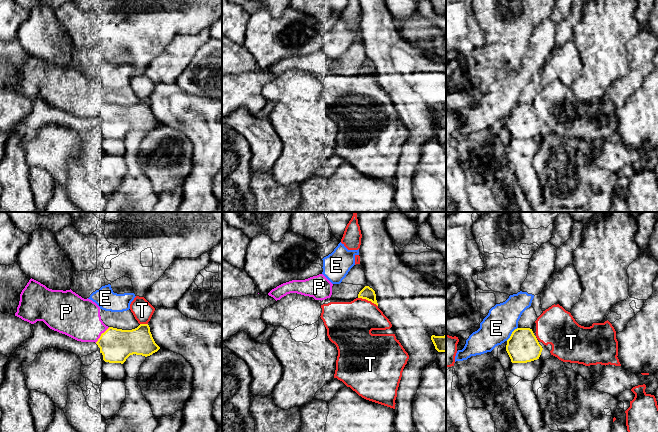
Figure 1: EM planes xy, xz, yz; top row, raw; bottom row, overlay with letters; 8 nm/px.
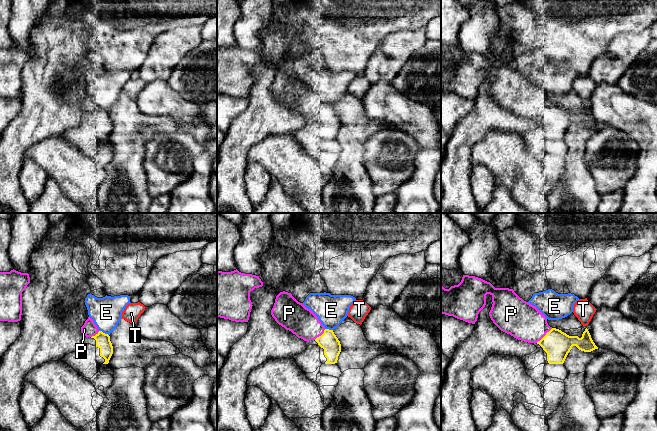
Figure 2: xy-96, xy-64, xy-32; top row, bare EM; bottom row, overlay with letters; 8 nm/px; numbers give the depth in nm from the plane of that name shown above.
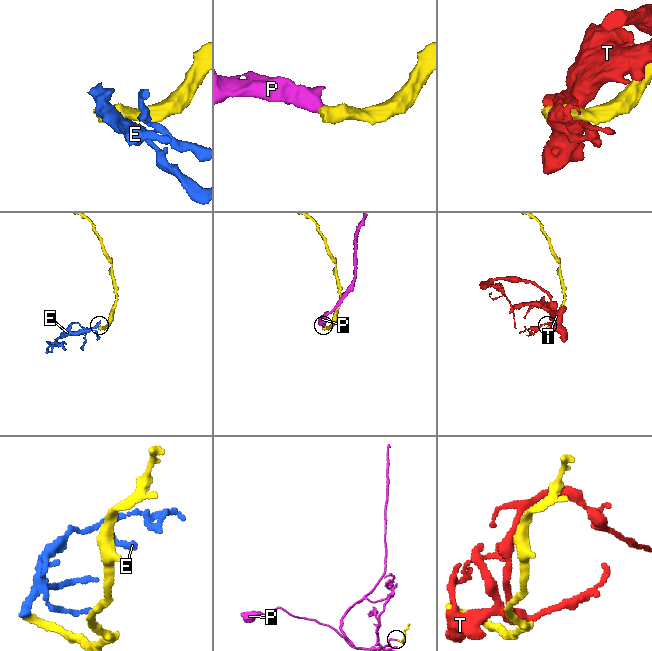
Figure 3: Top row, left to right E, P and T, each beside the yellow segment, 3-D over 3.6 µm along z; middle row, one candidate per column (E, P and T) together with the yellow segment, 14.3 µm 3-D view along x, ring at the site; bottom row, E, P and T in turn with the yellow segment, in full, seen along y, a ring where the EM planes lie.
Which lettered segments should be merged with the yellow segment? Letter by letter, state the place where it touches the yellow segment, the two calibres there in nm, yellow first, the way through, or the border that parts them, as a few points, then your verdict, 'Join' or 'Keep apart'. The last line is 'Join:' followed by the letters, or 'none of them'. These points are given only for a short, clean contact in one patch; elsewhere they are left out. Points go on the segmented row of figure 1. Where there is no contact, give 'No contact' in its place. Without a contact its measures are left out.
E: Touches yellow at yz (511, 334). Thickness 260 nm (yellow) against 260 nm. Keep apart
P: Touches yellow at xy (101, 334). Thickness 280 nm (yellow) against 320 nm. Join
T: Touches yellow at xz (368, 300). Thickness 100 nm (yellow) against 360 nm. Keep apart
Join: P

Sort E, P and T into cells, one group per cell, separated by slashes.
E / P / T

